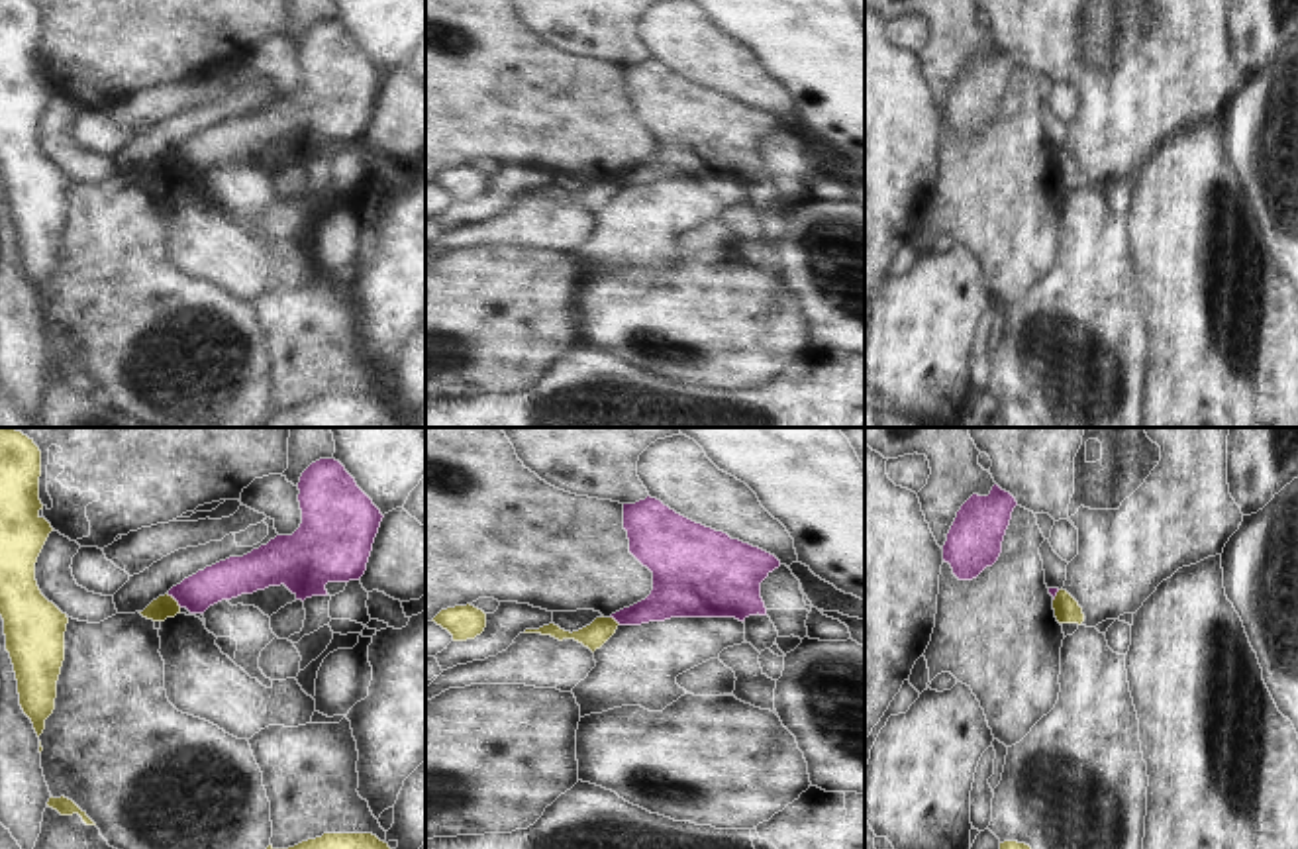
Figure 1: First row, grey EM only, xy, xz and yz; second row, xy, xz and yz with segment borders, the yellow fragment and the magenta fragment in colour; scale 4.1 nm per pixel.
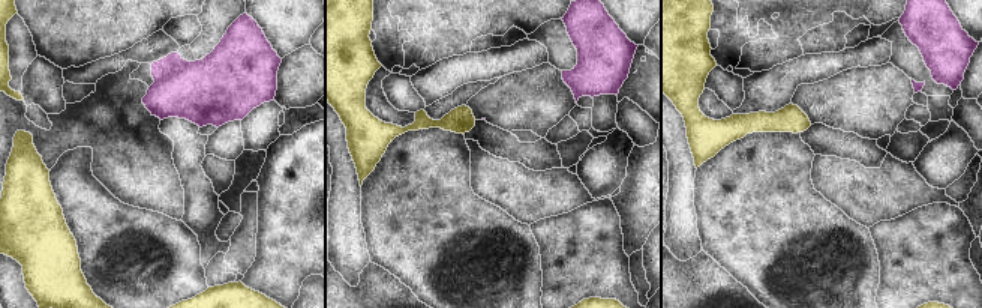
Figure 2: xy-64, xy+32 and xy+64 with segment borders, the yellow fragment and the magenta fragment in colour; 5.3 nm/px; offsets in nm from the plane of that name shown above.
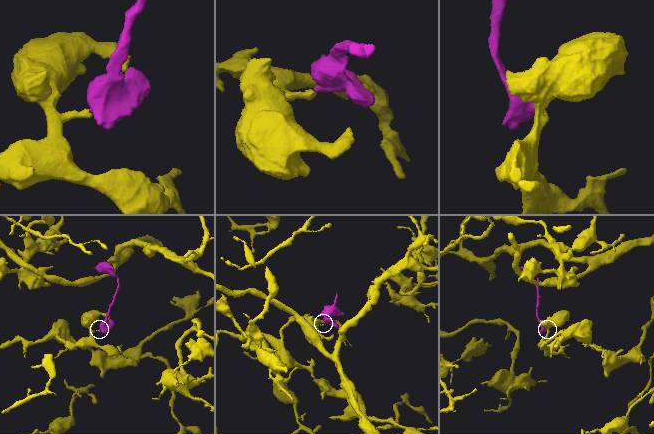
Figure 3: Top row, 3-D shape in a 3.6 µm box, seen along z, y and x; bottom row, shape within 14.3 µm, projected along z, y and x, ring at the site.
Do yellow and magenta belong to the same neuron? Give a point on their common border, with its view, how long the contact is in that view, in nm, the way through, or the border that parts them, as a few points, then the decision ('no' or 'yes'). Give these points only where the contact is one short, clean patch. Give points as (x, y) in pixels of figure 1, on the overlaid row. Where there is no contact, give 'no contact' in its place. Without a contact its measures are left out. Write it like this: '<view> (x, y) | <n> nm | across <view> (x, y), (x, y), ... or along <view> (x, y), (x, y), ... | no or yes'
xy (175, 600) | 80 nm | along xy (167, 595), (181, 606) | no

